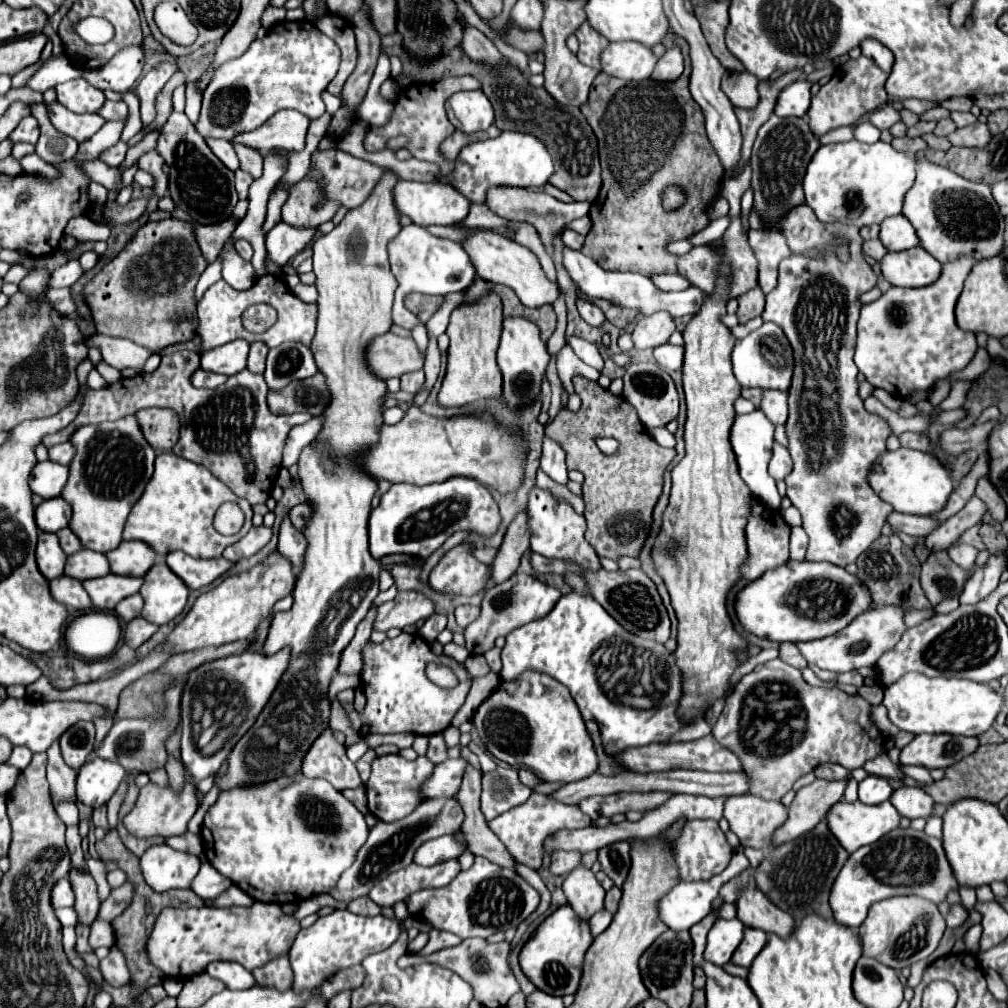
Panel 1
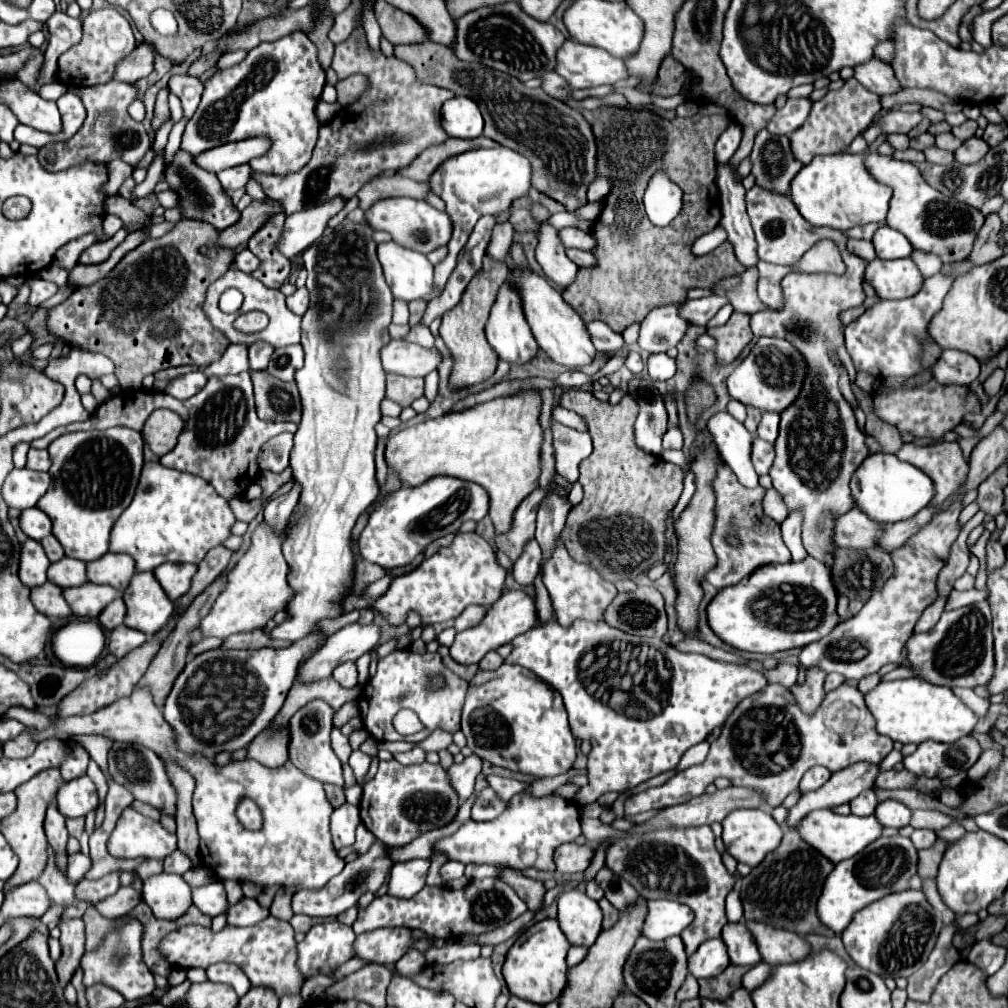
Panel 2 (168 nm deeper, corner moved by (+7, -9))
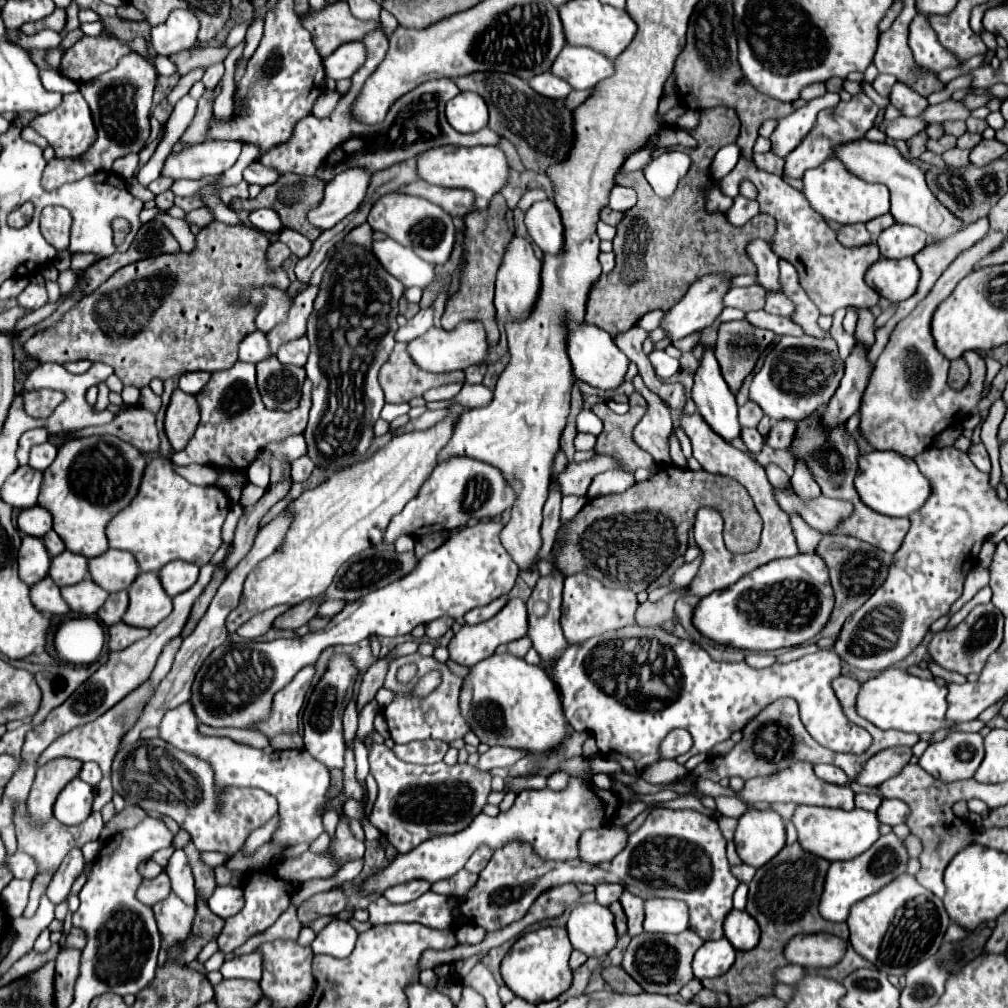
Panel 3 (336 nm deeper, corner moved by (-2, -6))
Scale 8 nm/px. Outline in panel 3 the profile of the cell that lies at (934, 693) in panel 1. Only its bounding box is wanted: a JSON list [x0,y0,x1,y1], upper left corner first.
[857,668,957,734]

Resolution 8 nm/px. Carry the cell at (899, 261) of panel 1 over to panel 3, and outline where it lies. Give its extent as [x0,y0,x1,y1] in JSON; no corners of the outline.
[865,258,919,302]

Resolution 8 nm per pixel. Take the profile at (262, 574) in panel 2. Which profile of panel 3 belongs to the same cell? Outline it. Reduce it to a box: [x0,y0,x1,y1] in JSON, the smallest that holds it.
[227,406,467,632]

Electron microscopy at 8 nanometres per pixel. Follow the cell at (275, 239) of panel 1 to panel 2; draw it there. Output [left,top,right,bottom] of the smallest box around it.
[278,197,344,257]

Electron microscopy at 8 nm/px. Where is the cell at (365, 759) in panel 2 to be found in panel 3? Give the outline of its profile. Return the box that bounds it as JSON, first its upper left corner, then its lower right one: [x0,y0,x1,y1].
[355,700,379,742]

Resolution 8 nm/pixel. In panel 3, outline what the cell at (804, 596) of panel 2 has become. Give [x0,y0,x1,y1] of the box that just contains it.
[693,554,835,650]

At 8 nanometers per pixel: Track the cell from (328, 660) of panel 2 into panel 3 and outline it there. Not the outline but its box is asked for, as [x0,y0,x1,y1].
[261,666,315,738]

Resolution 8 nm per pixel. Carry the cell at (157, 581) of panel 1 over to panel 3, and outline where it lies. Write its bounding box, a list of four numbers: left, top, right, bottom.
[123,572,173,628]

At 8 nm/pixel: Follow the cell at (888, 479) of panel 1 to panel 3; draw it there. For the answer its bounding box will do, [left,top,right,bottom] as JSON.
[855,450,931,518]

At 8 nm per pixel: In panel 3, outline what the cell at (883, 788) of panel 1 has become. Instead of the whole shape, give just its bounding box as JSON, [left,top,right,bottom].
[855,794,881,812]

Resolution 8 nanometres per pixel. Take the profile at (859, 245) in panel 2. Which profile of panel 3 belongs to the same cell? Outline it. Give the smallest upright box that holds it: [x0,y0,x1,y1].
[837,224,871,246]

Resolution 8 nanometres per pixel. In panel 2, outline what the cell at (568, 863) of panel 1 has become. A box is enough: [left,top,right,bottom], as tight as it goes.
[554,843,594,873]

